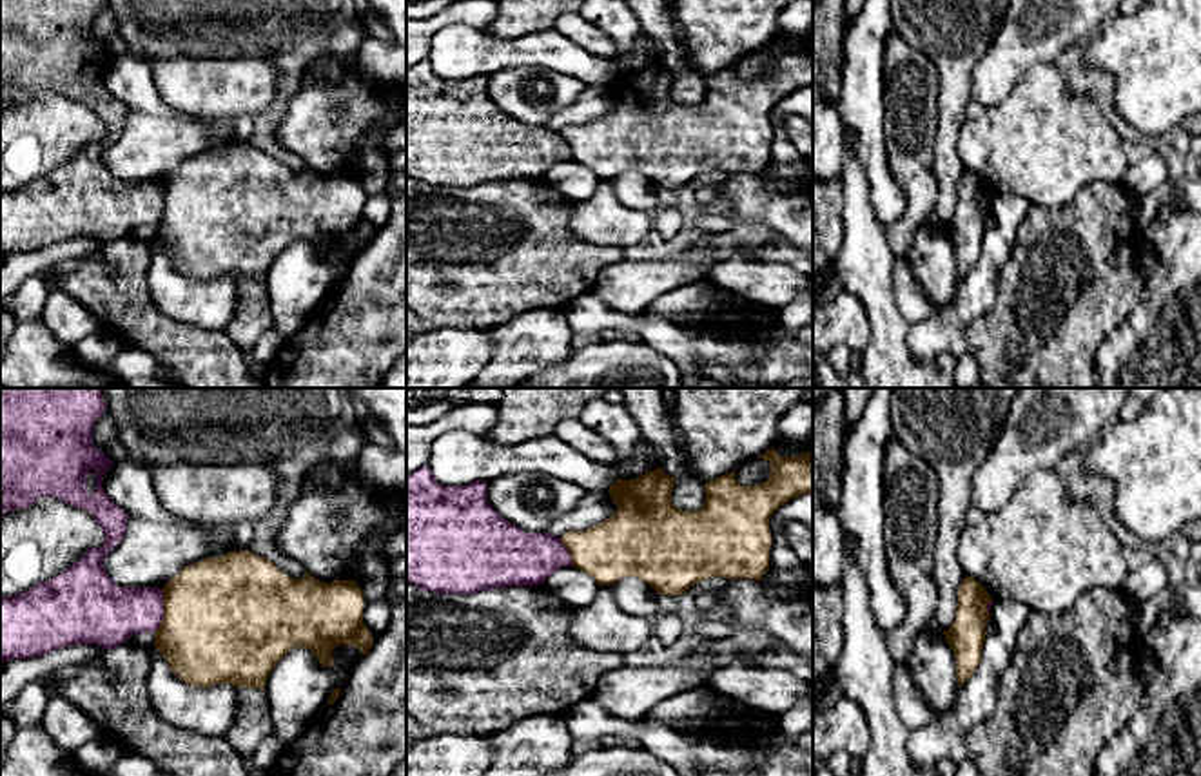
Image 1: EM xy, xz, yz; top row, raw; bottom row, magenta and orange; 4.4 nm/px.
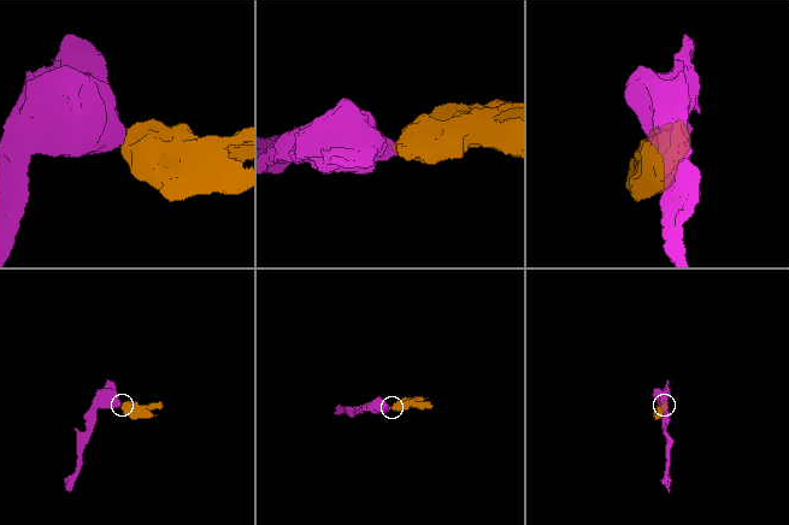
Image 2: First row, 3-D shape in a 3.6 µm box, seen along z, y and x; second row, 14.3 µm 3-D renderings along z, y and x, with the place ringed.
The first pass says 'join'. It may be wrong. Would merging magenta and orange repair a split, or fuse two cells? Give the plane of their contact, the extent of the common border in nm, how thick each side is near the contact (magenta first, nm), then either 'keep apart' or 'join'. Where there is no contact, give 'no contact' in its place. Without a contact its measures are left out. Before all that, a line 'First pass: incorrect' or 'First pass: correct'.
First pass: incorrect
meets magenta in xy; contact 200 nm long; 280 nm thick on the magenta side, 500 nm on the other; keep apart

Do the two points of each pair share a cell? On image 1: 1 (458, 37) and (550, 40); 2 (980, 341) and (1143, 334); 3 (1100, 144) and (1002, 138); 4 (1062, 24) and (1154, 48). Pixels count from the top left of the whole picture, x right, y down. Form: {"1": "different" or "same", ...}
{"1": "same", "2": "different", "3": "same", "4": "different"}

